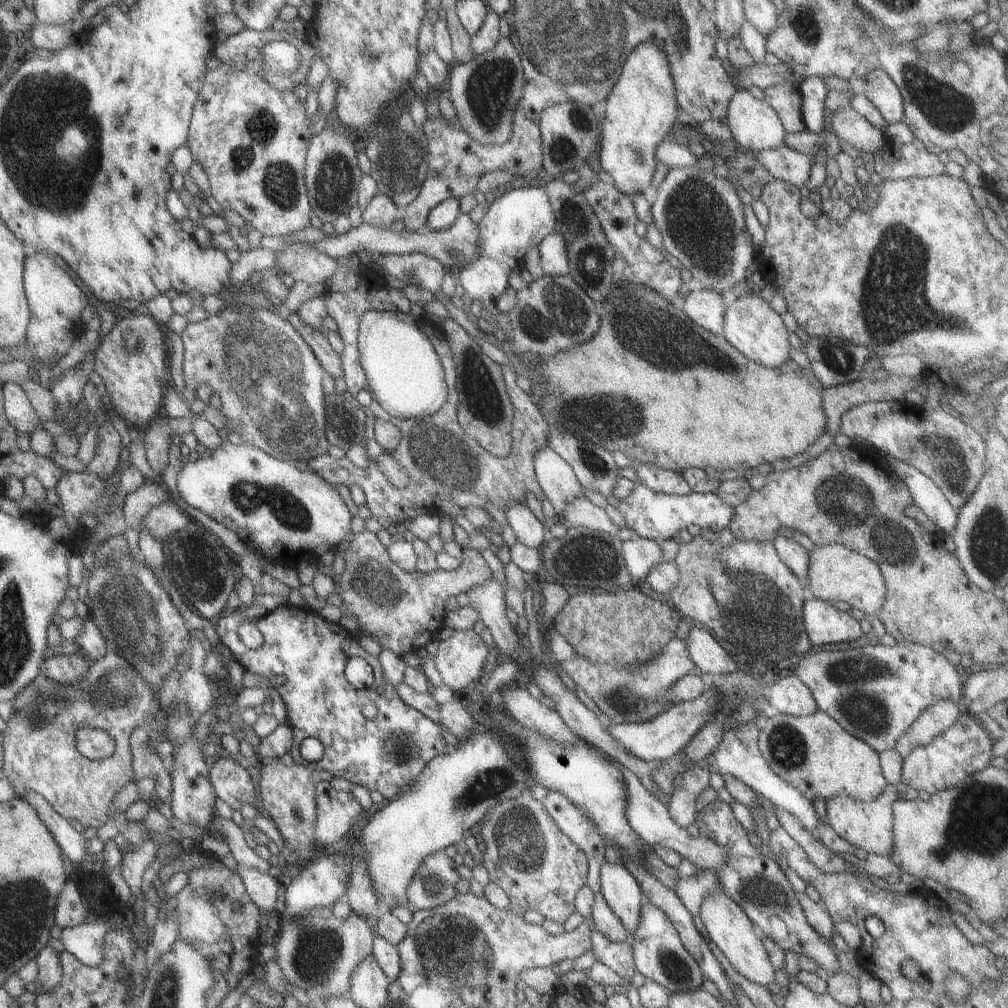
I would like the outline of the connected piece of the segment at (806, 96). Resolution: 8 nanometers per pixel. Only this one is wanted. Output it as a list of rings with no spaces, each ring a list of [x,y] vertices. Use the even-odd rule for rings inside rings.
[[[812,75],[804,78],[798,86],[801,100],[801,115],[803,125],[811,133],[819,133],[823,130],[823,105],[827,95],[827,88],[823,84],[823,78]]]

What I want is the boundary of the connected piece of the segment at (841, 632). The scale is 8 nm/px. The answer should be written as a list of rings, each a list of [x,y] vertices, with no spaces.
[[[814,597],[803,604],[802,620],[812,646],[851,642],[864,633],[859,624],[847,612],[836,610],[828,601]]]

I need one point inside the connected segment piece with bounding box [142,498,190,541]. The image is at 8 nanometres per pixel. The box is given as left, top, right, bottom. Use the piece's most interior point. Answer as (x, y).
(166, 517)

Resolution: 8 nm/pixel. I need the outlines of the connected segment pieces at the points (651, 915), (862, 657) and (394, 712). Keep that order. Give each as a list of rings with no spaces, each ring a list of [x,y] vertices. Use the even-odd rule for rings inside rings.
[[[649,902],[642,904],[638,926],[632,939],[634,970],[635,973],[643,975],[645,981],[652,981],[663,986],[668,991],[668,996],[673,996],[677,992],[691,991],[702,986],[703,976],[698,965],[685,951],[677,932],[659,908],[652,906]]]
[[[903,641],[838,652],[815,650],[804,653],[793,667],[793,675],[809,688],[816,708],[877,754],[893,748],[925,708],[939,700],[957,704],[965,673],[933,649]]]
[[[290,604],[281,605],[272,612],[267,611],[261,619],[254,621],[255,628],[261,634],[262,644],[259,644],[258,648],[251,649],[243,646],[241,640],[237,638],[237,626],[246,621],[249,621],[249,618],[244,616],[243,607],[227,610],[217,620],[215,633],[221,645],[229,649],[235,661],[245,672],[259,674],[263,678],[273,678],[277,675],[285,678],[283,685],[275,686],[274,689],[283,700],[285,714],[287,714],[285,723],[291,726],[291,732],[293,732],[293,742],[288,752],[294,763],[302,764],[311,770],[327,770],[332,777],[343,778],[353,785],[364,787],[369,792],[379,792],[384,799],[399,795],[414,783],[419,772],[423,770],[423,766],[431,758],[449,751],[449,746],[439,734],[441,726],[399,700],[394,688],[385,684],[378,658],[369,656],[358,644],[357,638],[339,623],[326,622],[316,611]],[[349,656],[360,657],[369,664],[373,676],[373,682],[369,687],[355,689],[345,680],[343,668]],[[366,701],[371,701],[377,707],[377,714],[371,720],[364,718],[359,709],[360,704]],[[308,737],[314,737],[323,746],[323,756],[317,762],[306,763],[300,756],[300,743]]]

